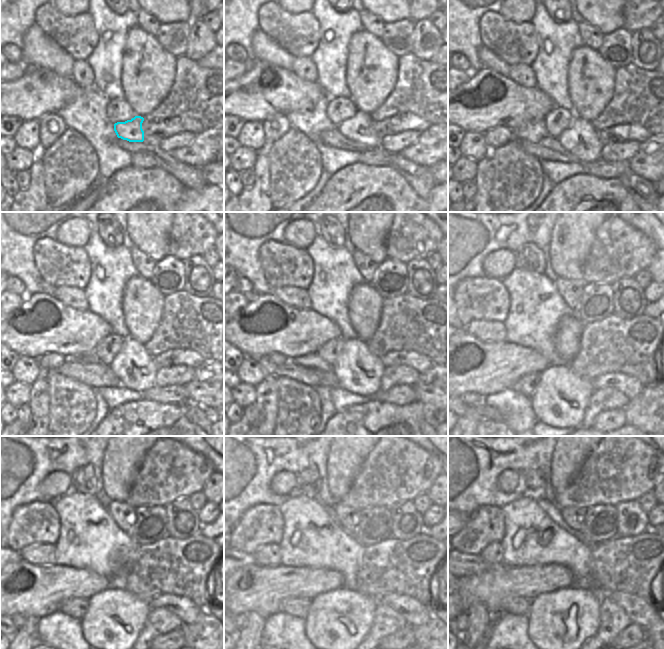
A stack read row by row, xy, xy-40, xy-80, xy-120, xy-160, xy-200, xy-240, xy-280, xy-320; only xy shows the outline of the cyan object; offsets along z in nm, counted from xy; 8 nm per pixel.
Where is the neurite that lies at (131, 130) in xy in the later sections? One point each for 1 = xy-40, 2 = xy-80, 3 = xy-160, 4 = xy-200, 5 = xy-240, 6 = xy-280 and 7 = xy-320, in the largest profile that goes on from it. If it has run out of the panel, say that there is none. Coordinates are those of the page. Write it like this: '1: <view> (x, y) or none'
1: xy-40 (359, 128)
2: xy-80 (580, 138)
3: xy-160 (357, 369)
4: xy-200 (560, 399)
5: xy-240 (114, 619)
6: xy-280 (337, 621)
7: xy-320 (560, 622)

